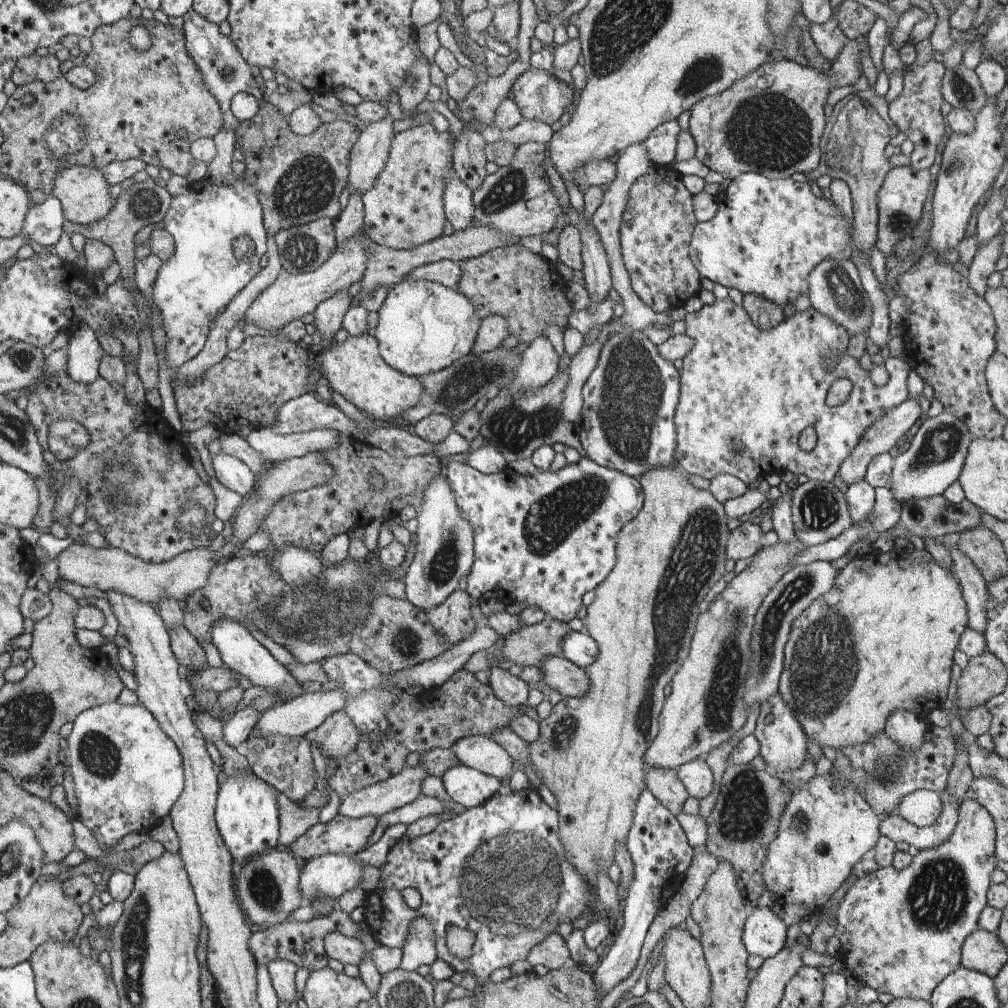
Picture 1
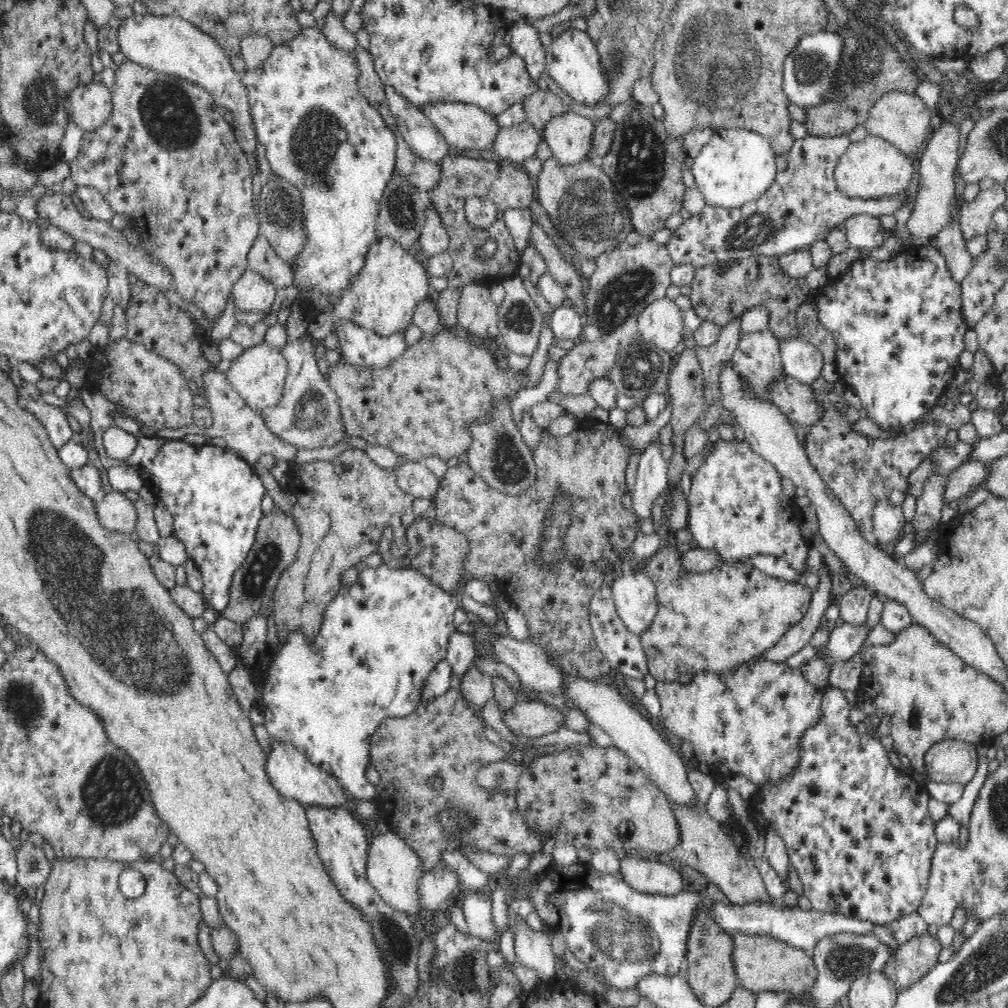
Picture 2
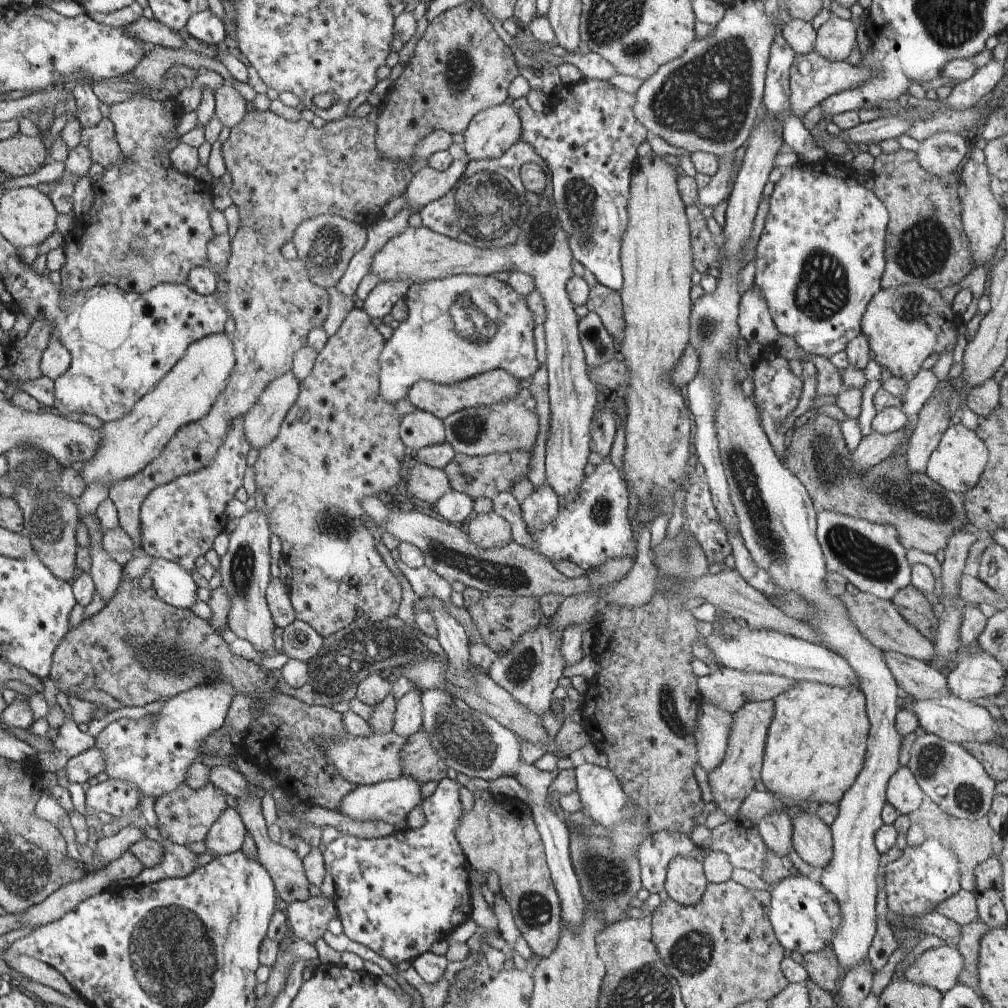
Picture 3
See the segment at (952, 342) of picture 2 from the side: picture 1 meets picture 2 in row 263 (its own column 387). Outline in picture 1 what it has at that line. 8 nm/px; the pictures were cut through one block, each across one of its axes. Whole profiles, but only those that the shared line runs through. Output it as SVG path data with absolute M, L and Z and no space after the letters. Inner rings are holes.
M536 788L522 789L510 795L496 794L484 804L466 809L461 815L444 816L437 821L430 834L420 836L420 838L414 838L414 840L405 840L405 838L403 838L389 850L386 856L386 862L382 865L382 869L380 869L380 882L378 882L374 892L366 894L363 905L365 911L364 919L366 919L369 931L376 942L389 946L390 948L403 948L406 943L406 938L408 938L410 924L413 924L416 918L426 918L426 920L430 920L432 926L434 926L437 958L450 964L457 974L472 972L472 974L476 976L476 980L478 980L478 986L482 986L482 984L489 981L490 974L492 974L496 968L506 968L506 966L510 968L516 960L526 960L526 956L530 955L530 950L533 950L537 944L542 943L542 940L545 940L546 936L549 936L552 932L558 932L558 928L562 928L562 924L566 924L567 921L578 919L578 916L582 916L582 914L586 912L586 908L592 907L595 910L595 917L602 912L602 906L599 904L599 895L596 893L596 890L588 886L586 878L576 870L576 866L574 866L574 864L568 860L568 856L566 856L566 848L562 846L560 839L558 811L552 809L544 802ZM404 888L416 888L416 890L420 892L421 904L418 908L412 909L406 905L404 897L401 894ZM450 928L462 928L476 934L472 954L470 954L466 960L464 960L464 958L458 958L456 954L450 952L448 942L446 942L446 936L448 936L448 930L450 930Z

